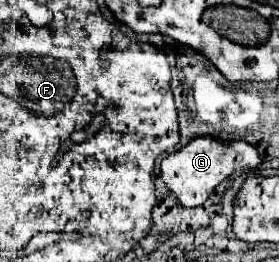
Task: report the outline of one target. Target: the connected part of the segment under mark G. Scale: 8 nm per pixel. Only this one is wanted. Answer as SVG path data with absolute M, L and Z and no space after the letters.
M196 137L186 147L174 151L162 159L162 179L166 187L176 195L180 205L198 207L208 195L236 169L256 169L260 165L258 151L246 141L220 141L212 137Z

